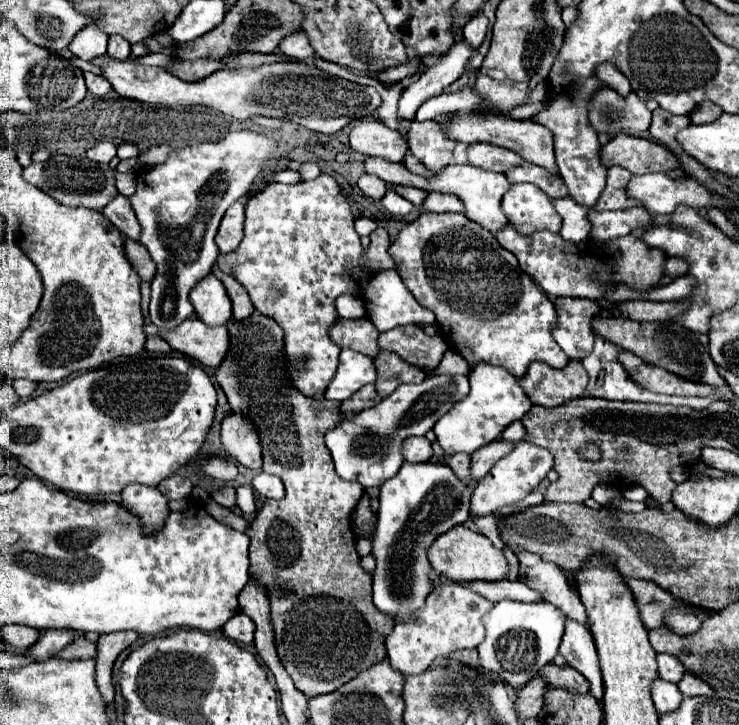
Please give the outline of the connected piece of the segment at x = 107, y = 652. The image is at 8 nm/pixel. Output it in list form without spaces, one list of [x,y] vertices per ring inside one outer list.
[[[112,632],[98,638],[98,656],[96,656],[96,682],[98,688],[108,700],[108,704],[114,702],[114,682],[112,682],[112,666],[122,650],[132,646],[136,642],[136,632]]]

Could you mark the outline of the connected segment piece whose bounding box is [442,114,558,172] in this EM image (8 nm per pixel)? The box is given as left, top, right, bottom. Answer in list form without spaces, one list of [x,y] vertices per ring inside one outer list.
[[[472,114],[472,116],[456,116],[450,122],[442,124],[442,128],[450,140],[466,142],[466,144],[488,142],[488,144],[504,146],[504,148],[524,156],[524,160],[528,160],[536,166],[542,166],[550,172],[558,172],[556,162],[554,162],[554,136],[546,126],[534,122],[532,118],[514,120],[506,114]]]

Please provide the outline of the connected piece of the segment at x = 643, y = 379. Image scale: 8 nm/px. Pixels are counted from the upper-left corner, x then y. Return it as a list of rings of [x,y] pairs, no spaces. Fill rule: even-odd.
[[[624,352],[620,360],[624,360],[624,368],[628,368],[628,374],[632,376],[632,380],[638,380],[638,384],[644,384],[644,388],[652,392],[680,394],[680,396],[710,396],[716,392],[716,388],[708,384],[698,384],[686,378],[680,378],[660,366],[648,364],[632,352]]]

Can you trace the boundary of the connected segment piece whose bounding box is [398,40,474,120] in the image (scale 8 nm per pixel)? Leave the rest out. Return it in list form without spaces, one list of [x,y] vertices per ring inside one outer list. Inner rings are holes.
[[[466,40],[456,42],[438,60],[438,64],[426,68],[420,80],[404,90],[398,102],[398,116],[412,120],[422,102],[426,102],[432,96],[438,96],[440,92],[444,92],[446,86],[450,86],[454,80],[458,80],[464,74],[464,68],[472,58],[472,54],[474,54],[474,48]]]

